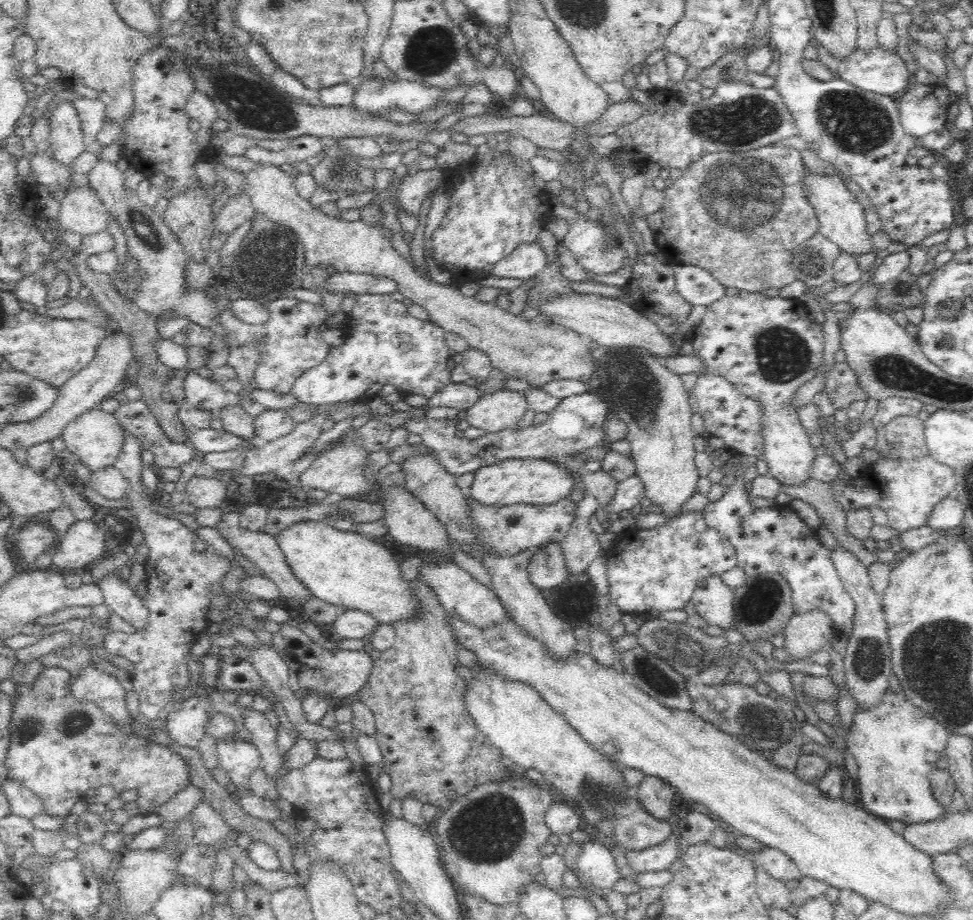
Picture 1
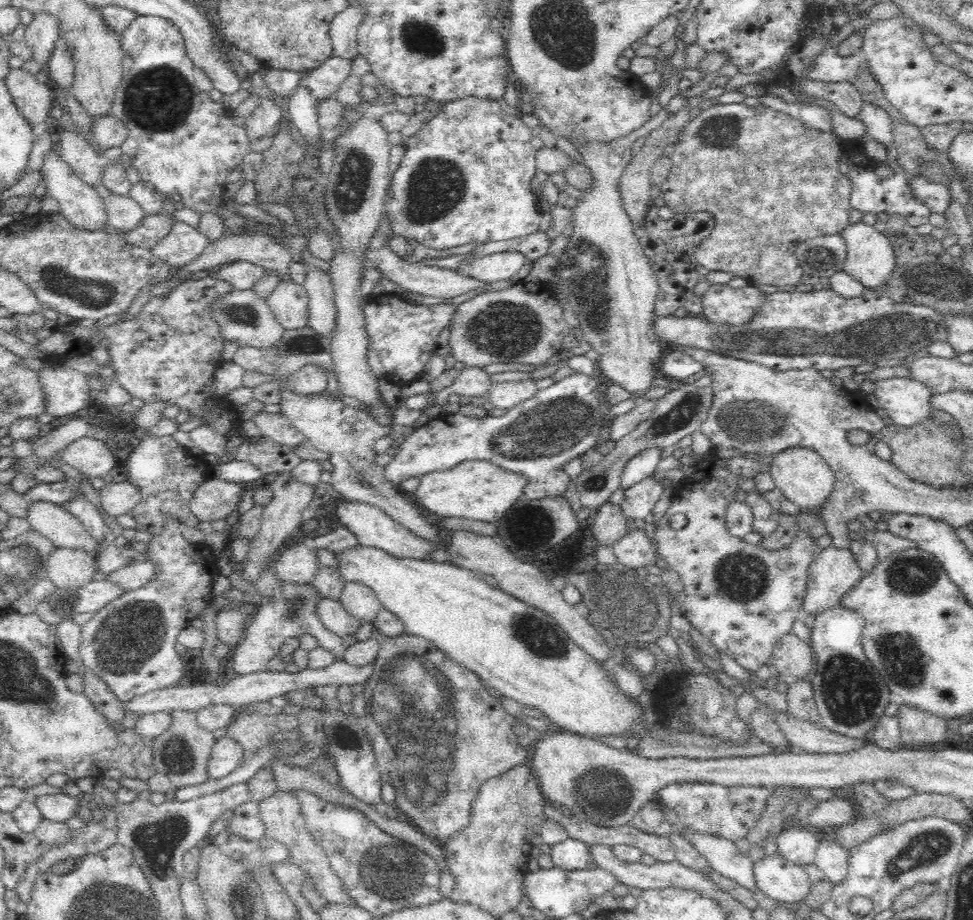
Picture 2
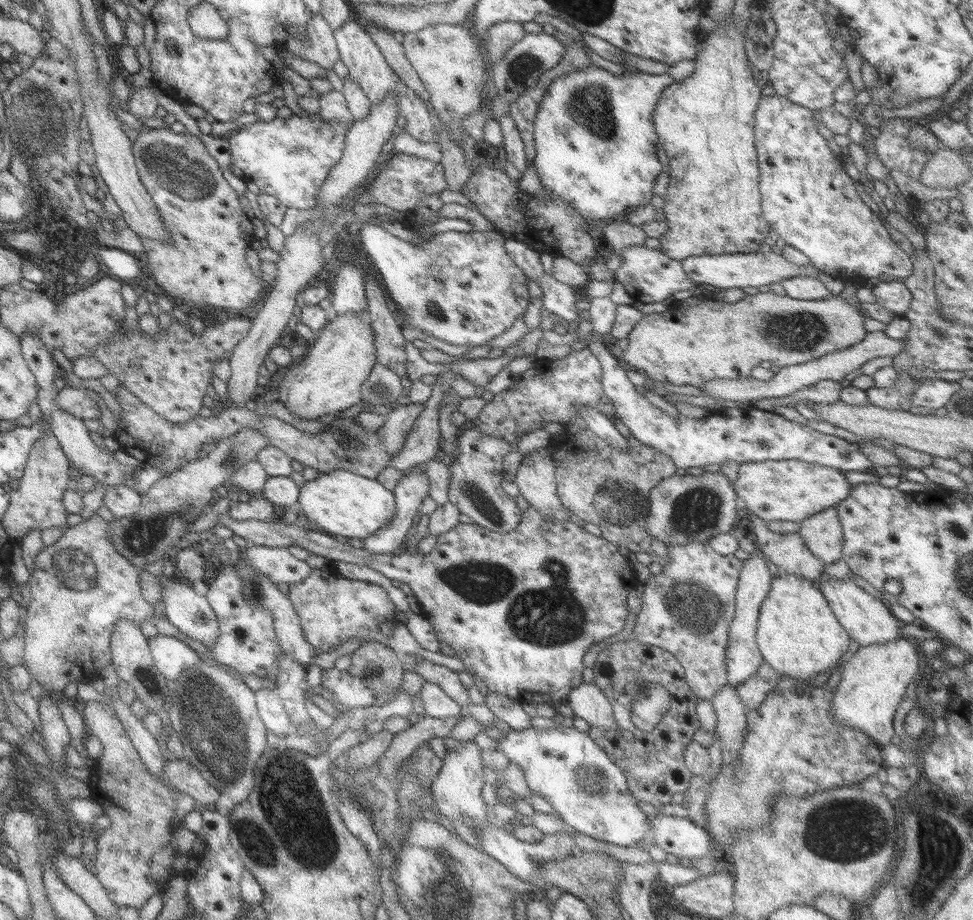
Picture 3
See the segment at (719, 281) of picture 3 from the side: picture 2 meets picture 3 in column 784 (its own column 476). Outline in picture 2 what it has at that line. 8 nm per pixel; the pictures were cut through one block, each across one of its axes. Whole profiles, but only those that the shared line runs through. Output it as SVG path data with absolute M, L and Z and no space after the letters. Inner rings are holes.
M515 252L492 254L472 261L467 271L481 282L501 282L513 278L526 264L525 257Z

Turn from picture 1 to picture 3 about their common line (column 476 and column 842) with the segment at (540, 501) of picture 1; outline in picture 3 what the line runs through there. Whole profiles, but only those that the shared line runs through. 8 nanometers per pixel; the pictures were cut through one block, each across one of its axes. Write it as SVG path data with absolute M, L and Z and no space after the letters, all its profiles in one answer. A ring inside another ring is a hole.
M763 461L740 464L733 482L738 504L761 520L801 522L841 502L852 489L842 470L801 461Z

